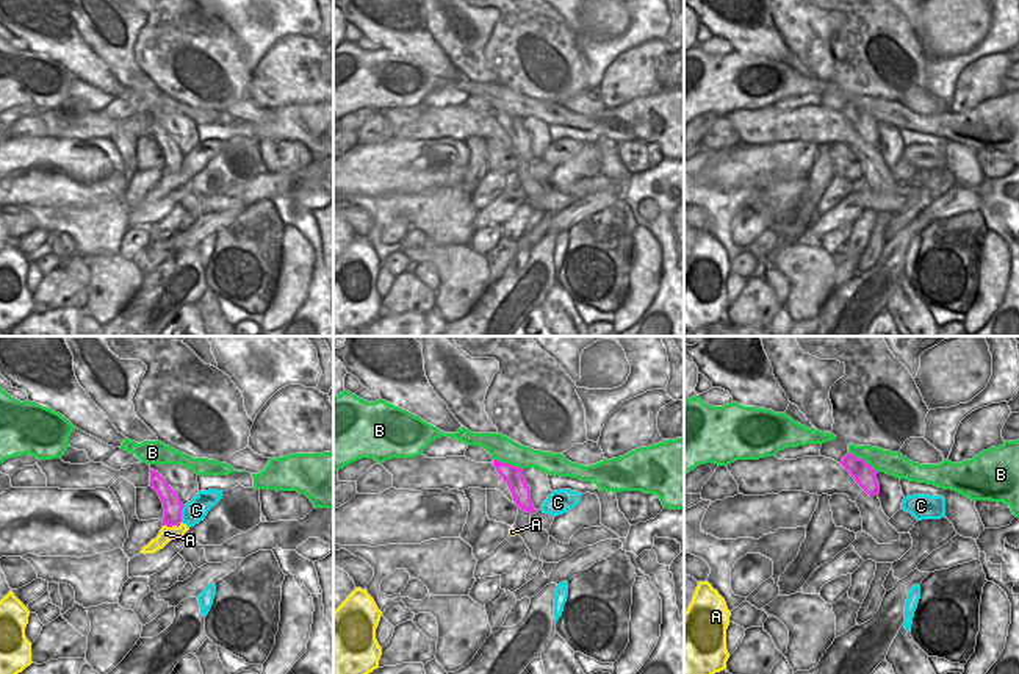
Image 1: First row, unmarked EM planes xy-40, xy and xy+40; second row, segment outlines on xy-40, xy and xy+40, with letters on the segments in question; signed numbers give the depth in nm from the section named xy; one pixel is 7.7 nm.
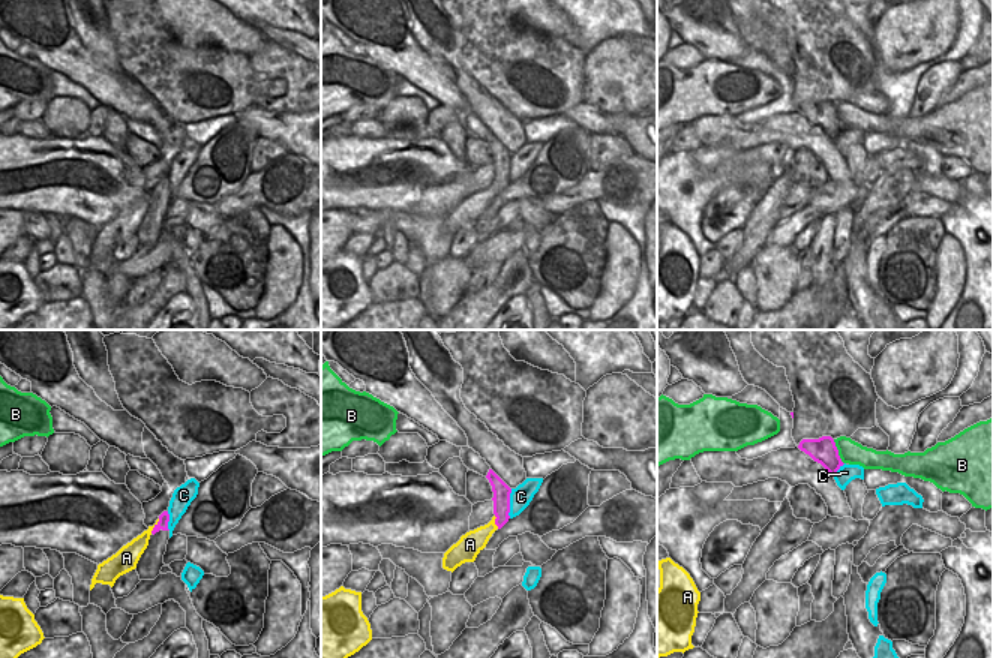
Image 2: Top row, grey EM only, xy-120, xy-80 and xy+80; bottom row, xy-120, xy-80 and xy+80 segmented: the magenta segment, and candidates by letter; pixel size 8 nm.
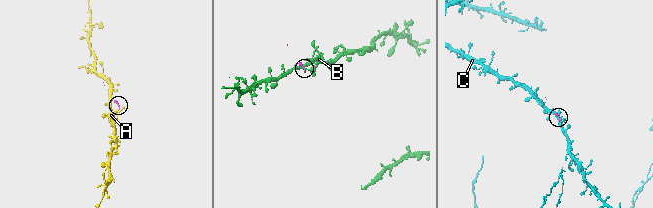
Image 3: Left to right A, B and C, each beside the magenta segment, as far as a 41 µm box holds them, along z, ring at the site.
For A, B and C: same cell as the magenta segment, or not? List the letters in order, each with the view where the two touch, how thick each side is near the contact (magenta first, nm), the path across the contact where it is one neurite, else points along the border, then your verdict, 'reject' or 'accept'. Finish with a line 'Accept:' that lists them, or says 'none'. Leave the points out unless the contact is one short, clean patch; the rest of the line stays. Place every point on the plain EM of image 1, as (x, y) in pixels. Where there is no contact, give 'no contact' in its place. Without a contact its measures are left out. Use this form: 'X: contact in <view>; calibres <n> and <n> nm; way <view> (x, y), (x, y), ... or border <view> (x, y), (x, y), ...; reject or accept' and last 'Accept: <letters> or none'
A: contact in xy-40; calibres 150 and 120 nm; reject
B: contact in xy; calibres 150 and 190 nm; border xy (493, 108), (522, 119); reject
C: contact in xy-40; calibres 150 and 170 nm; reject
Accept: none

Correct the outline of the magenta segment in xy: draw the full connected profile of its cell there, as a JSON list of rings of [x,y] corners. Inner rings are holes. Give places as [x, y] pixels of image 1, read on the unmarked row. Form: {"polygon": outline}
{"polygon": [[[493,109],[493,116],[507,133],[515,155],[528,163],[534,163],[535,158],[531,152],[531,139],[523,127],[523,119],[498,109]]]}

